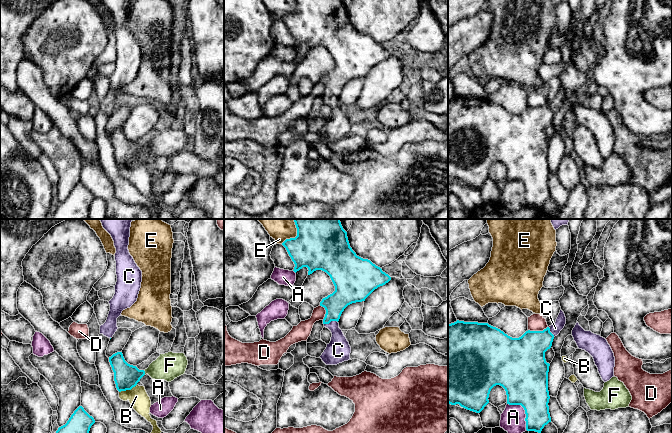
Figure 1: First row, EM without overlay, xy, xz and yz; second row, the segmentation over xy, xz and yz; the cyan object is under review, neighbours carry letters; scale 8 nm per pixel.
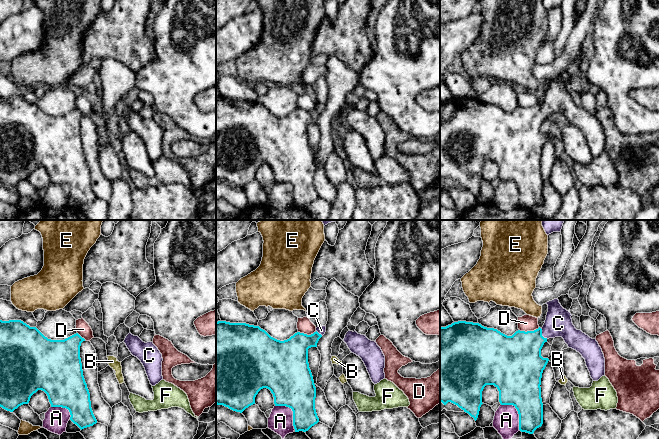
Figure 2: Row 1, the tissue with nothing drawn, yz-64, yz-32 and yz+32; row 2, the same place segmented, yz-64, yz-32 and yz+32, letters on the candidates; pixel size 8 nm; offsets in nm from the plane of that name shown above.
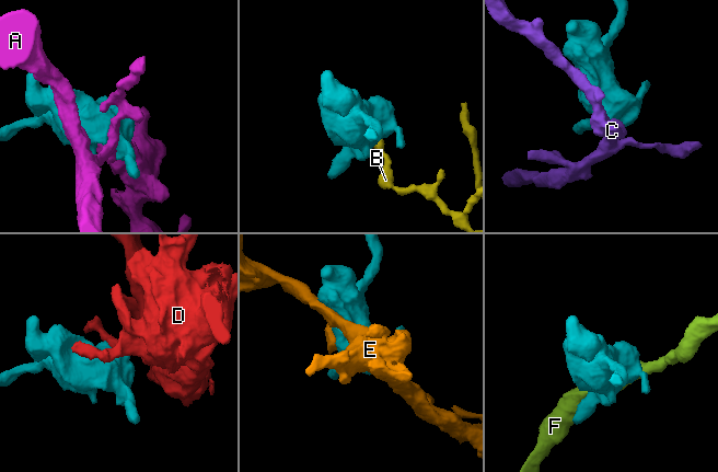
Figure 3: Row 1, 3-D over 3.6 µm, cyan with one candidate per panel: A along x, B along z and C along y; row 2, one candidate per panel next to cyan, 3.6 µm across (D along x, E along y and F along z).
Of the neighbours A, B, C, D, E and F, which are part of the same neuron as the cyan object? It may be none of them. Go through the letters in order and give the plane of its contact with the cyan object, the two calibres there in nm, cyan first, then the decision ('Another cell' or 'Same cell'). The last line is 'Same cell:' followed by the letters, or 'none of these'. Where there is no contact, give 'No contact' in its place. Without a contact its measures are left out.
A: Touches cyan in yz. Thickness 360 nm (cyan) against 190 nm. Another cell
B: Touches cyan in xy. Thickness 200 nm (cyan) against 160 nm. Another cell
C: Touches cyan in xz. Thickness 180 nm (cyan) against 190 nm. Same cell
D: Touches cyan in yz. Thickness 340 nm (cyan) against 140 nm. Another cell
E: Touches cyan in xz. Thickness 380 nm (cyan) against 140 nm. Another cell
F: Touches cyan in xy. Thickness 200 nm (cyan) against 220 nm. Another cell
Same cell: C

